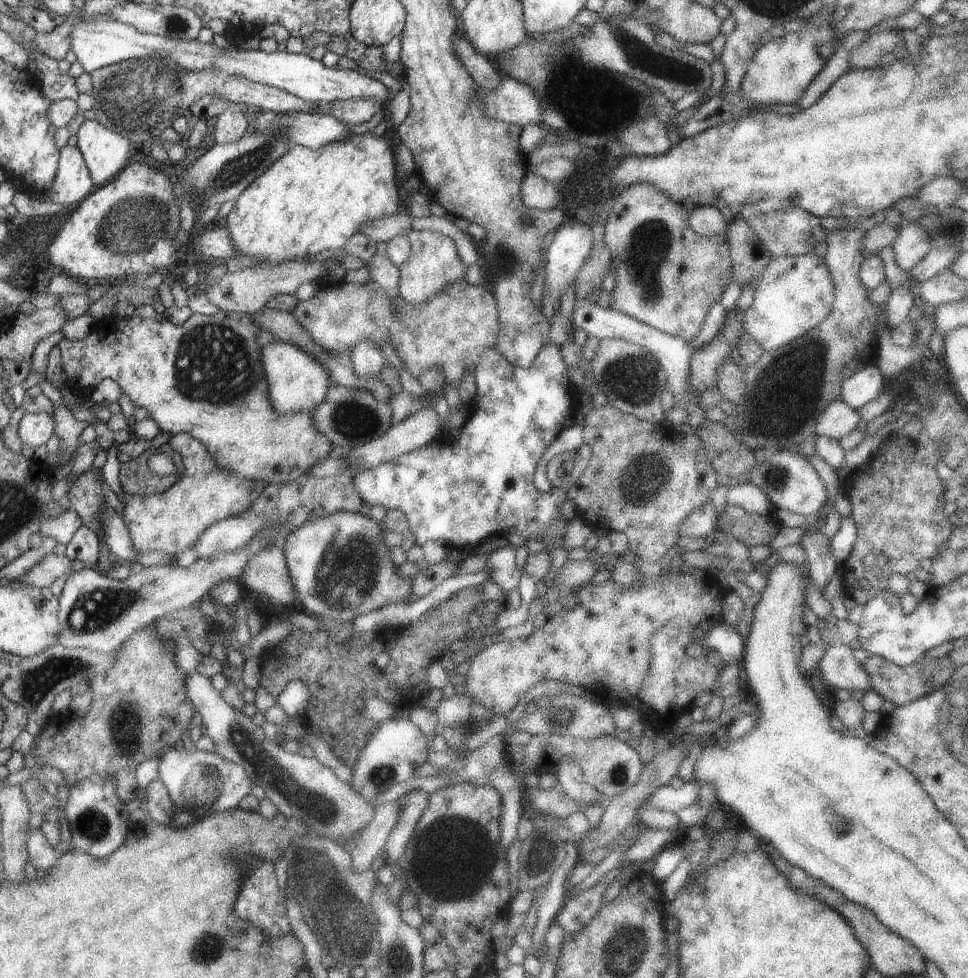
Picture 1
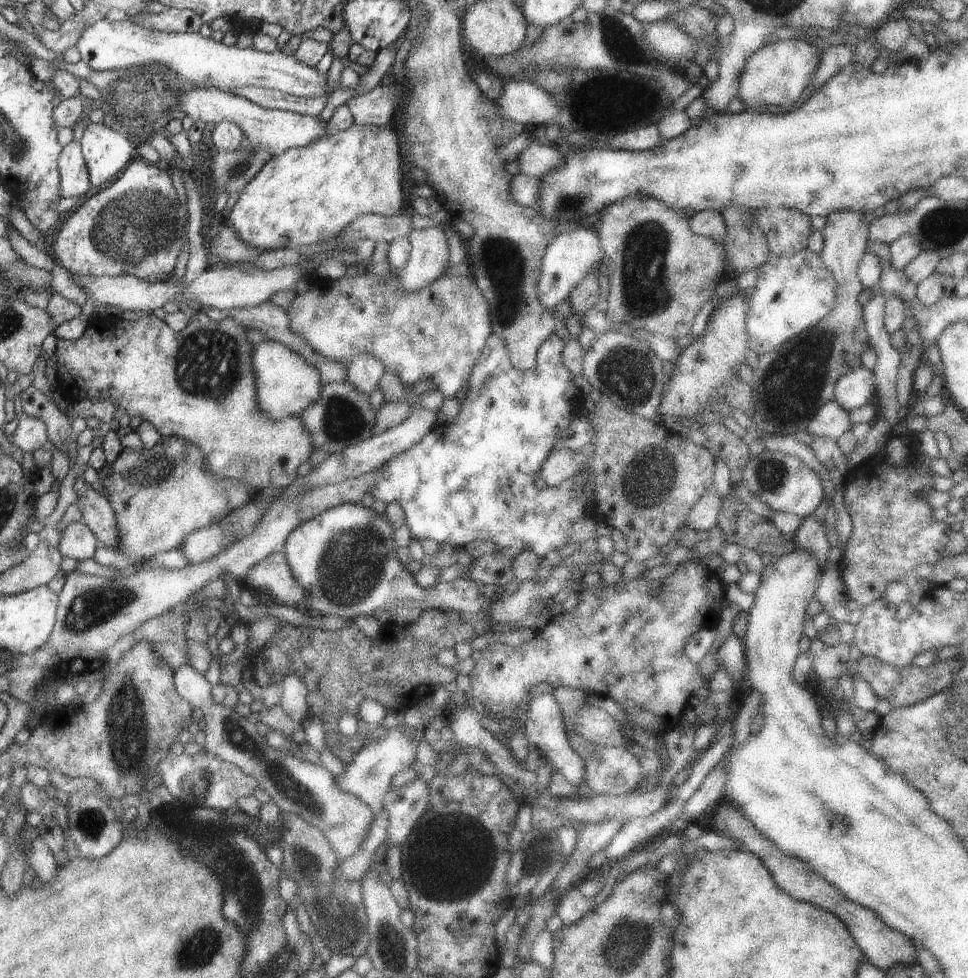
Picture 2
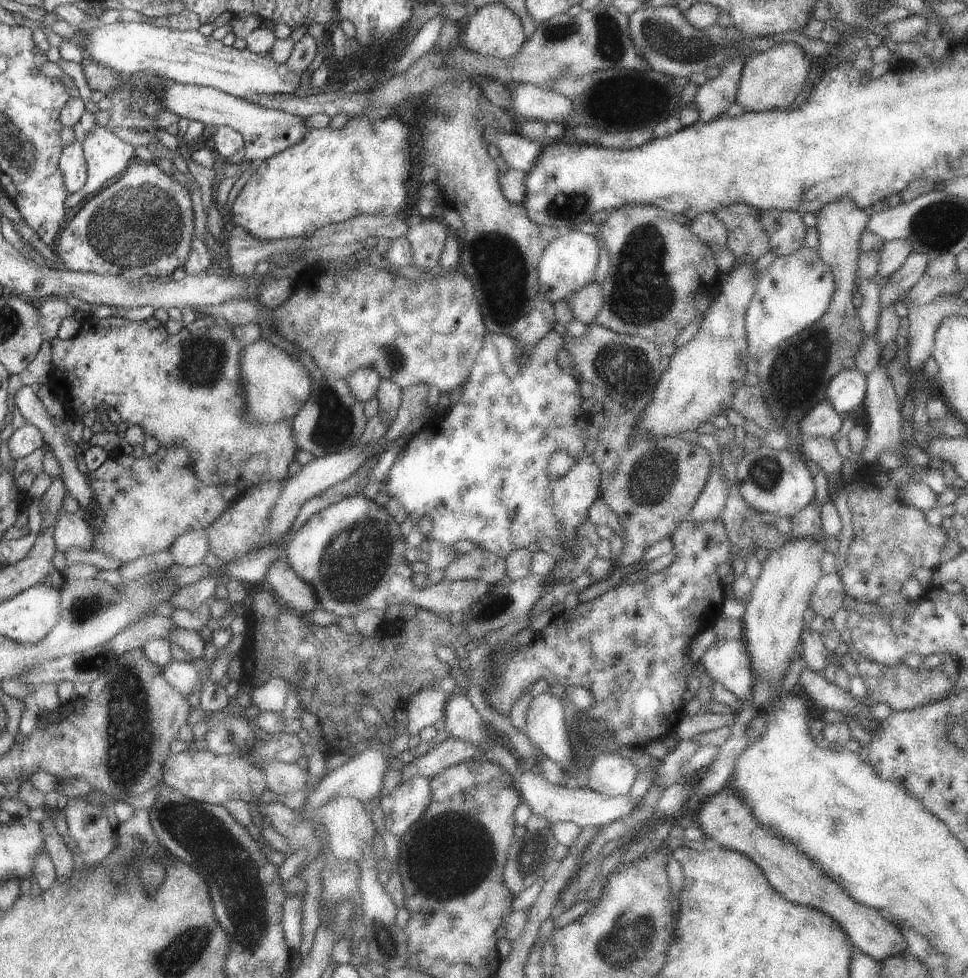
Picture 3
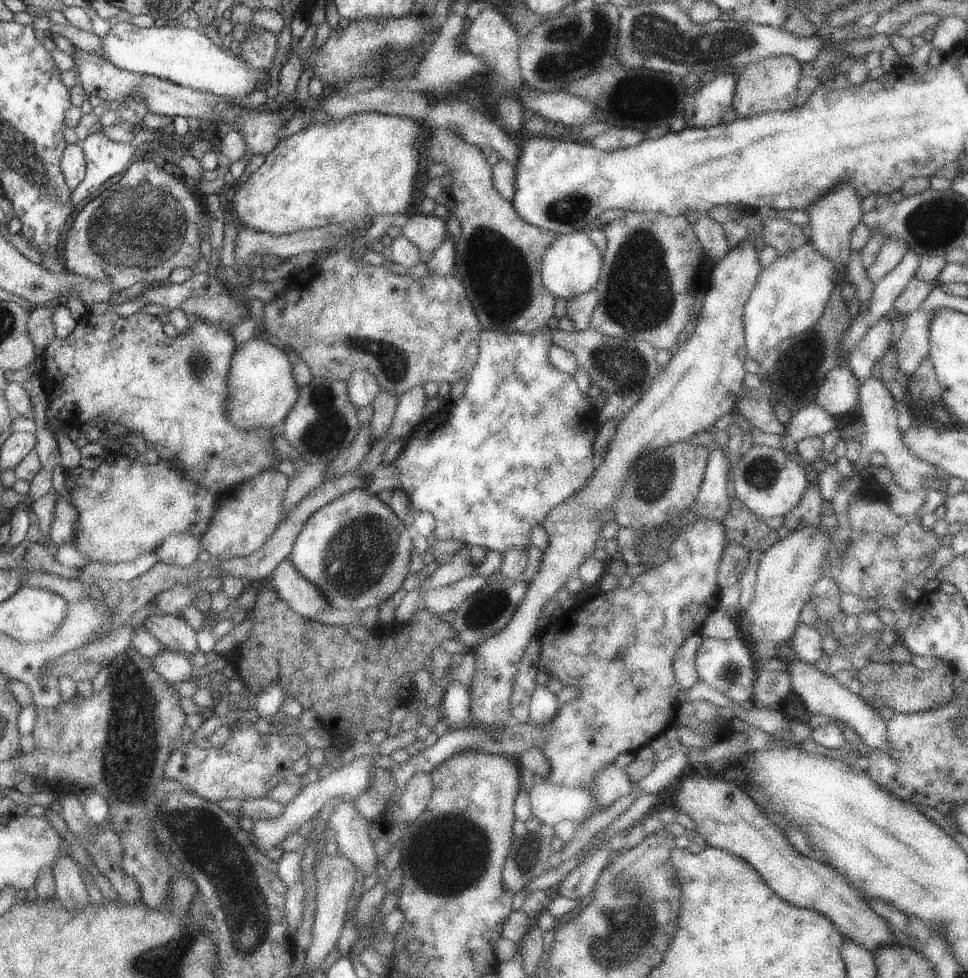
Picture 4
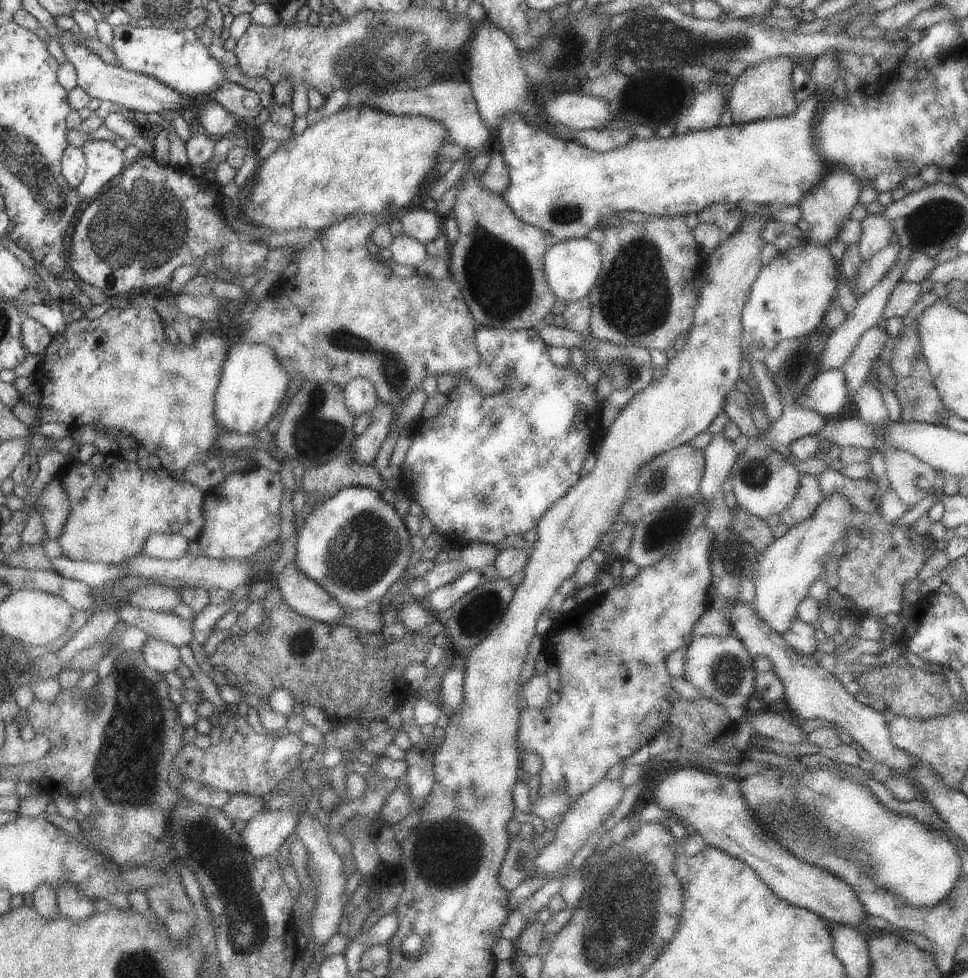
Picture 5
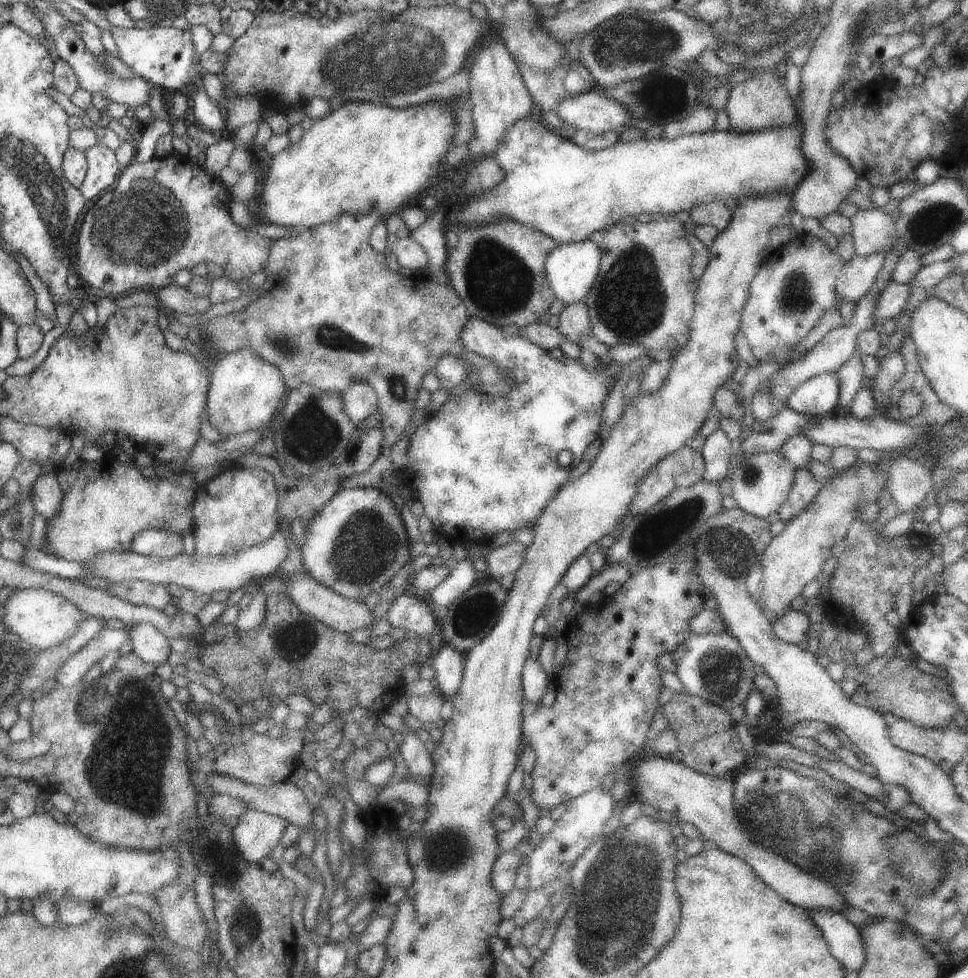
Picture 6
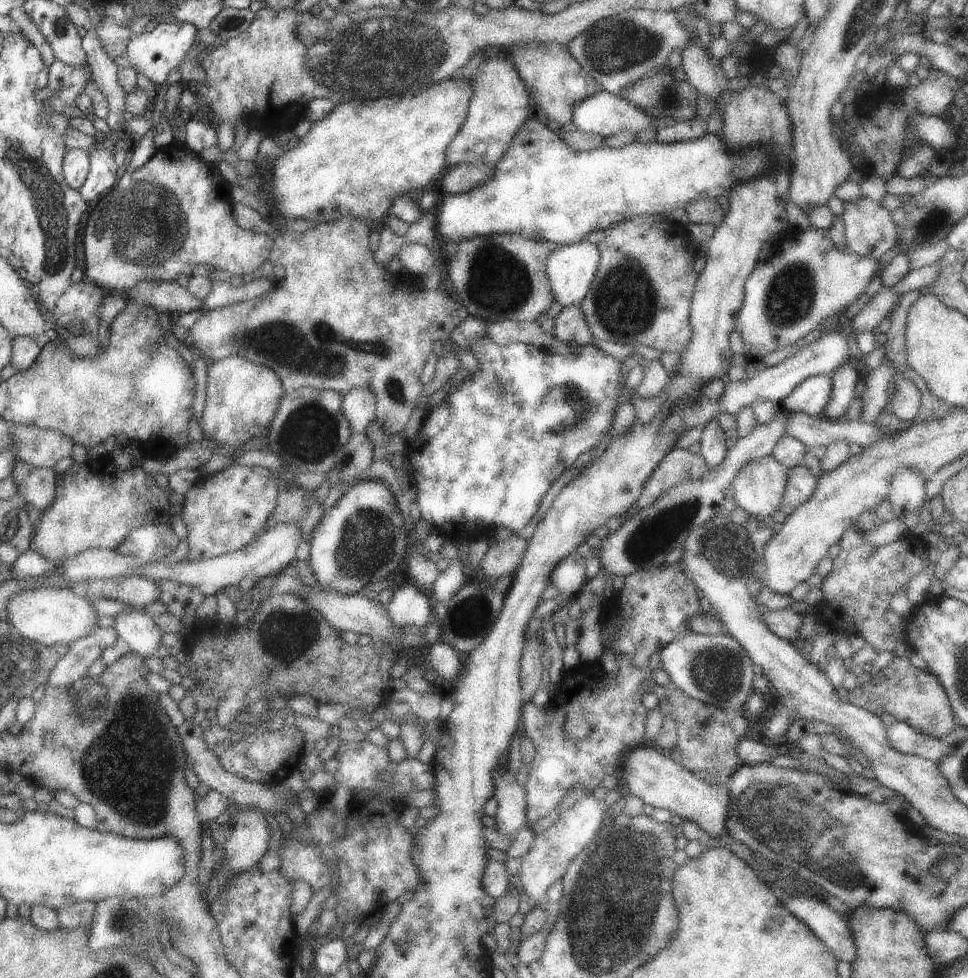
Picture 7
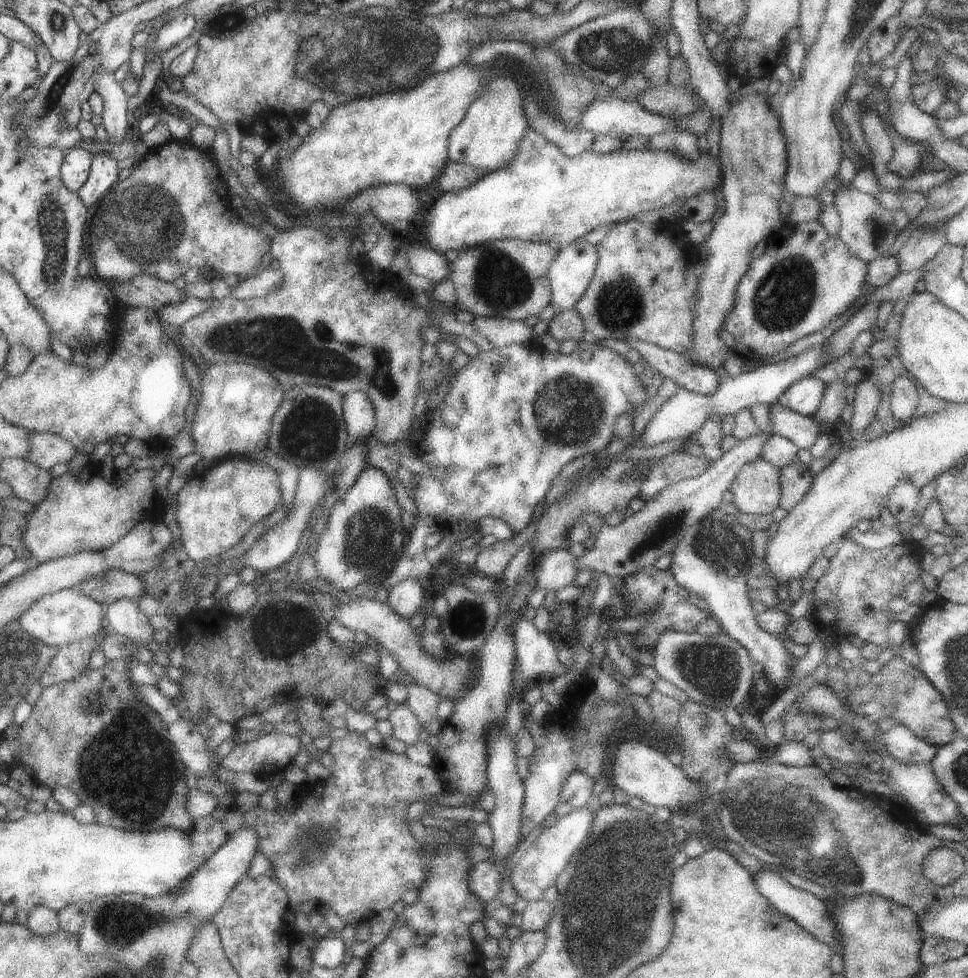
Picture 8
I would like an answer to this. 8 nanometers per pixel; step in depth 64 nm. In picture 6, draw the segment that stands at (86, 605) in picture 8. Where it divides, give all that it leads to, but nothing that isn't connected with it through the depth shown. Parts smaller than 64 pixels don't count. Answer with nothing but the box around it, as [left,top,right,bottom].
[4,588,80,649]

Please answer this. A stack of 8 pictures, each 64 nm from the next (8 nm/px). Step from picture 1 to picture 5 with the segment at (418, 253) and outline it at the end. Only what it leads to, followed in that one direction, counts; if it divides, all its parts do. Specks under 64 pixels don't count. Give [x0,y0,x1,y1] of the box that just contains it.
[400,210,440,244]

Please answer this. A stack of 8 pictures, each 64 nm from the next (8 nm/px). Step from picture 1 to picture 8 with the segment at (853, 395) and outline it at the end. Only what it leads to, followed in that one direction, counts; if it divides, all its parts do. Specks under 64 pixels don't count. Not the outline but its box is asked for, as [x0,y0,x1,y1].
[777,375,826,416]

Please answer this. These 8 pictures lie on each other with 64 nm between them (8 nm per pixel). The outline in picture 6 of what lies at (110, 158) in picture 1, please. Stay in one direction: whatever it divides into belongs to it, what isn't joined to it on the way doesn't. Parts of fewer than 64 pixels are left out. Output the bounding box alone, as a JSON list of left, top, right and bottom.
[79,144,122,202]

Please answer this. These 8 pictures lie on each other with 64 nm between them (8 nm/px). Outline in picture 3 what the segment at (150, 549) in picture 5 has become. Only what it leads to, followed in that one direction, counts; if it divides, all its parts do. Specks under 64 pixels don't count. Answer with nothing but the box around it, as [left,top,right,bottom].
[169,531,209,567]

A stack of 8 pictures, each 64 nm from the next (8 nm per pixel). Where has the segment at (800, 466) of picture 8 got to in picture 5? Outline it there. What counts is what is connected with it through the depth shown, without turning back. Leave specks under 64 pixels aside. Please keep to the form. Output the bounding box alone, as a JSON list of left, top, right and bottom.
[779,473,823,527]

